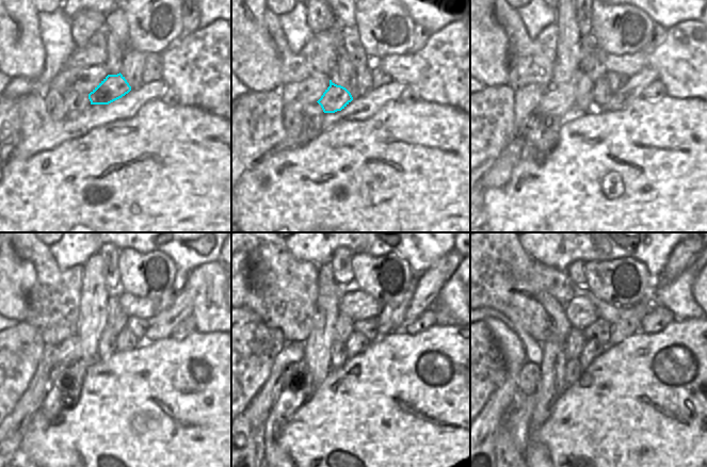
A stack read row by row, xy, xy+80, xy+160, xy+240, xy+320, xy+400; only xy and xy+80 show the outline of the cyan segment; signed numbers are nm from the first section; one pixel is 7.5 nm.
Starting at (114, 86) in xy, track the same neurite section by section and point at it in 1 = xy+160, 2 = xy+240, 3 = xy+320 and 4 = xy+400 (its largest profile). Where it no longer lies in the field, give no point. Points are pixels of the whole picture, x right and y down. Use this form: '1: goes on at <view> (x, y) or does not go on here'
1: goes on at xy+160 (558, 100)
2: goes on at xy+240 (68, 350)
3: goes on at xy+320 (258, 411)
4: goes on at xy+400 (492, 414)

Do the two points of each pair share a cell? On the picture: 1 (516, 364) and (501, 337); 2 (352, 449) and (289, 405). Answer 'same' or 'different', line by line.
1: same
2: different

